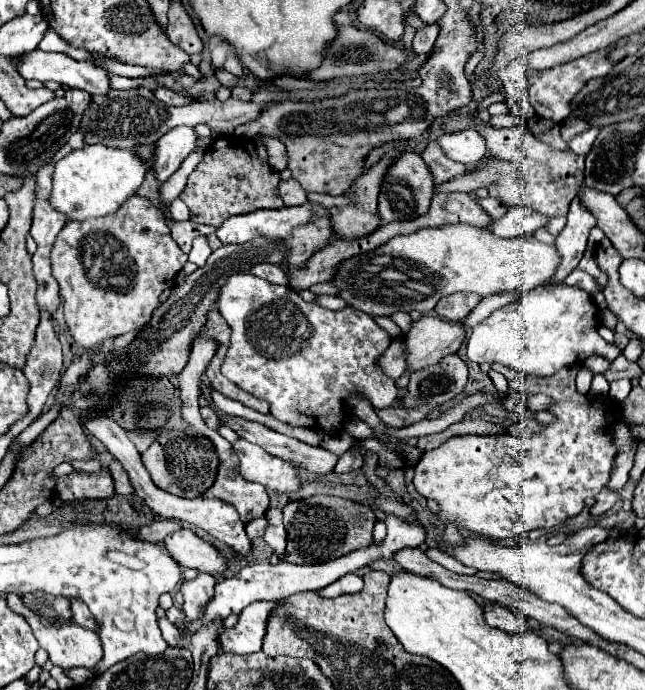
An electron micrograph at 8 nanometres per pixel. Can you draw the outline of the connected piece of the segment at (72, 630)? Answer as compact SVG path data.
M10 594L6 600L8 600L8 606L10 606L12 610L16 610L18 614L22 614L22 616L26 618L26 622L32 626L32 632L34 632L34 636L36 636L40 648L44 648L44 650L48 652L50 660L52 660L56 666L60 666L60 668L64 668L64 670L74 668L74 666L94 668L94 666L102 660L102 642L98 642L98 634L96 634L96 632L84 630L82 626L78 626L78 624L74 624L74 622L72 622L72 624L68 622L68 624L64 624L64 626L58 626L58 628L54 628L54 626L44 626L44 624L40 622L40 618L38 618L30 608L26 608L16 594Z

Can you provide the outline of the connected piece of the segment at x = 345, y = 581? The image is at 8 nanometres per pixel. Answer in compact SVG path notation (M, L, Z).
M346 574L340 580L336 580L334 584L328 584L326 588L318 590L318 594L322 598L334 598L340 594L352 594L352 592L360 592L362 590L362 578L356 574Z

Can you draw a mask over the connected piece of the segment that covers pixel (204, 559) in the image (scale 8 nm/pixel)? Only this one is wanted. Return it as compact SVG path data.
M186 528L166 536L164 546L176 562L204 574L220 576L230 564L230 560L214 544L206 542L204 538L196 536L192 530Z

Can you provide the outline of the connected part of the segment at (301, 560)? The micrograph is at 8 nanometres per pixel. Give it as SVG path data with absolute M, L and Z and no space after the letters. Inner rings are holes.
M312 496L306 500L294 500L284 506L284 524L288 530L286 562L294 564L316 564L330 558L338 558L358 548L366 548L374 542L374 508L370 504L332 498L332 496Z

